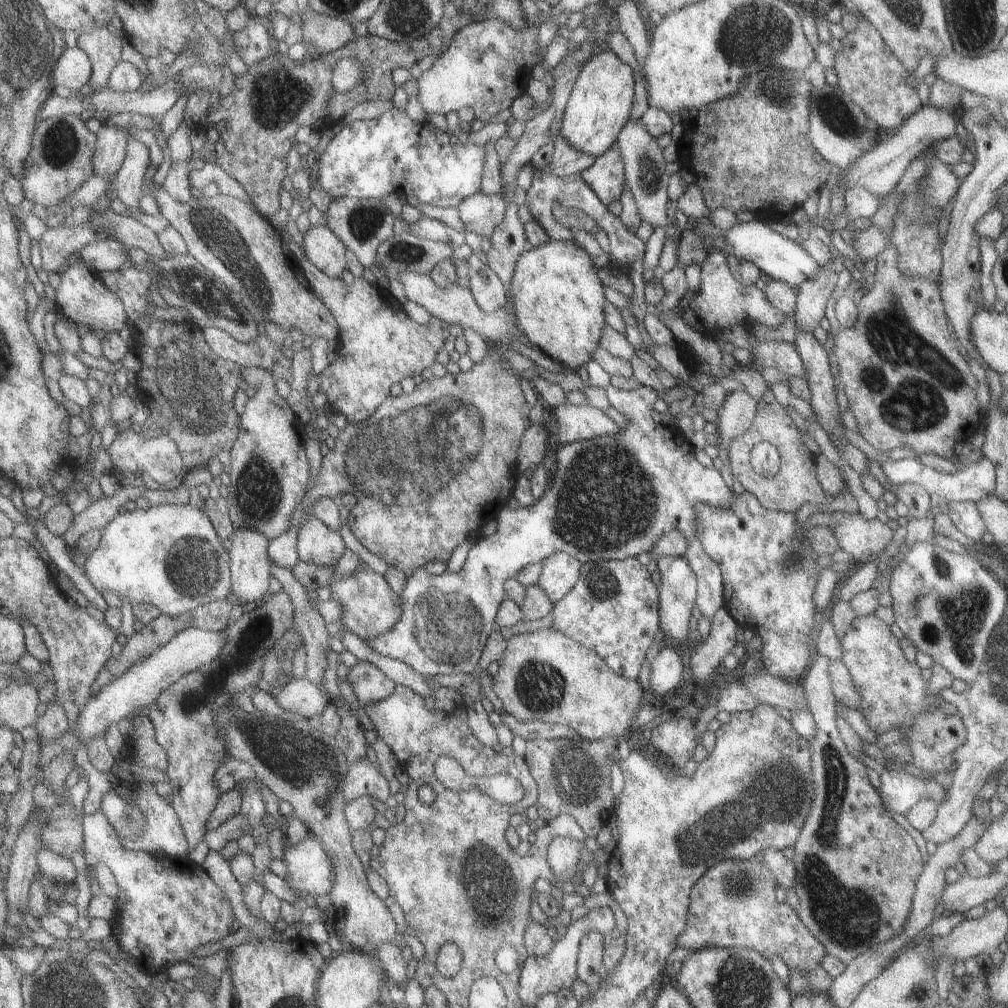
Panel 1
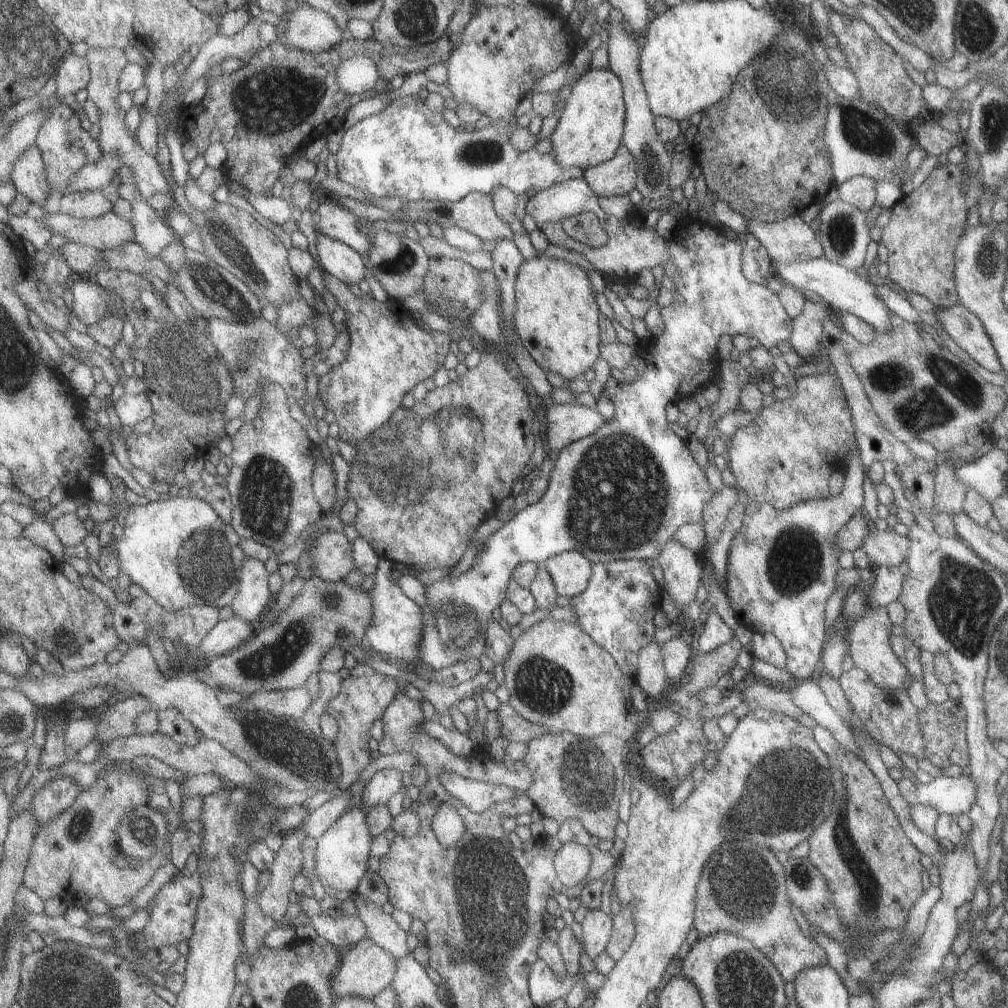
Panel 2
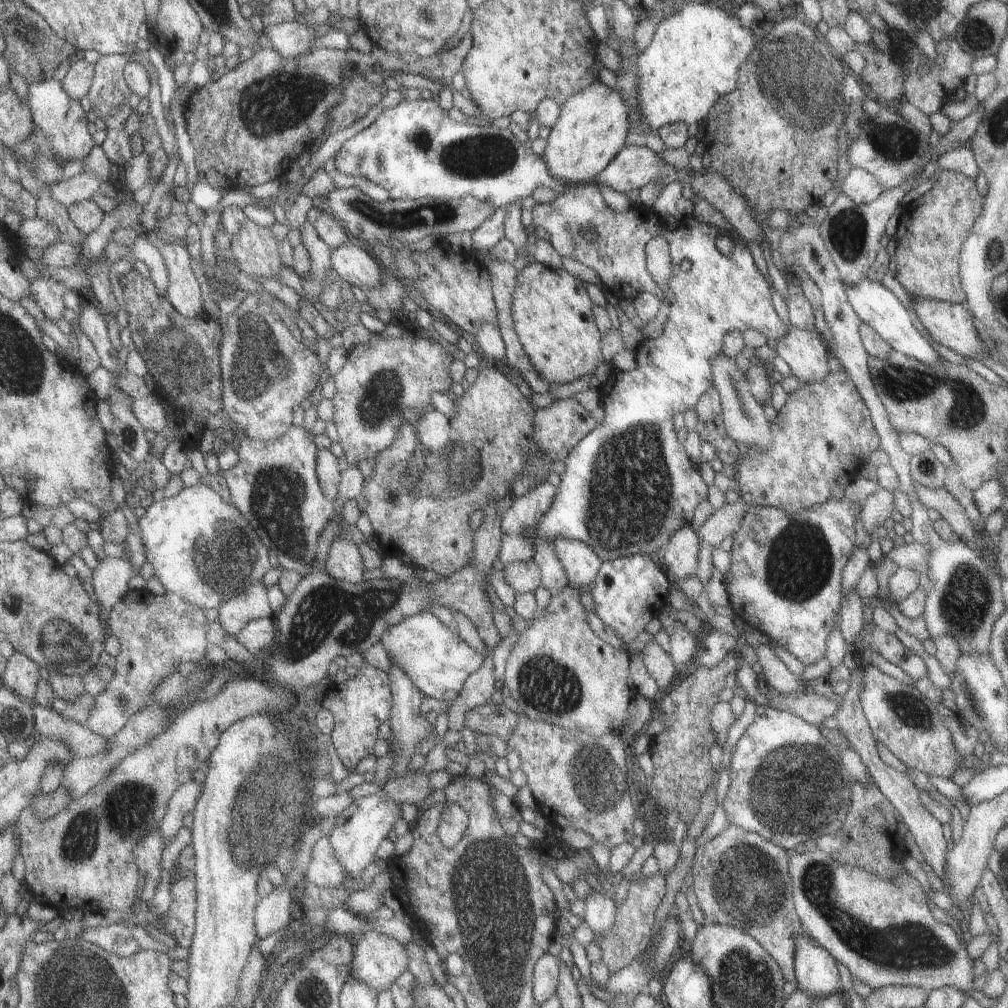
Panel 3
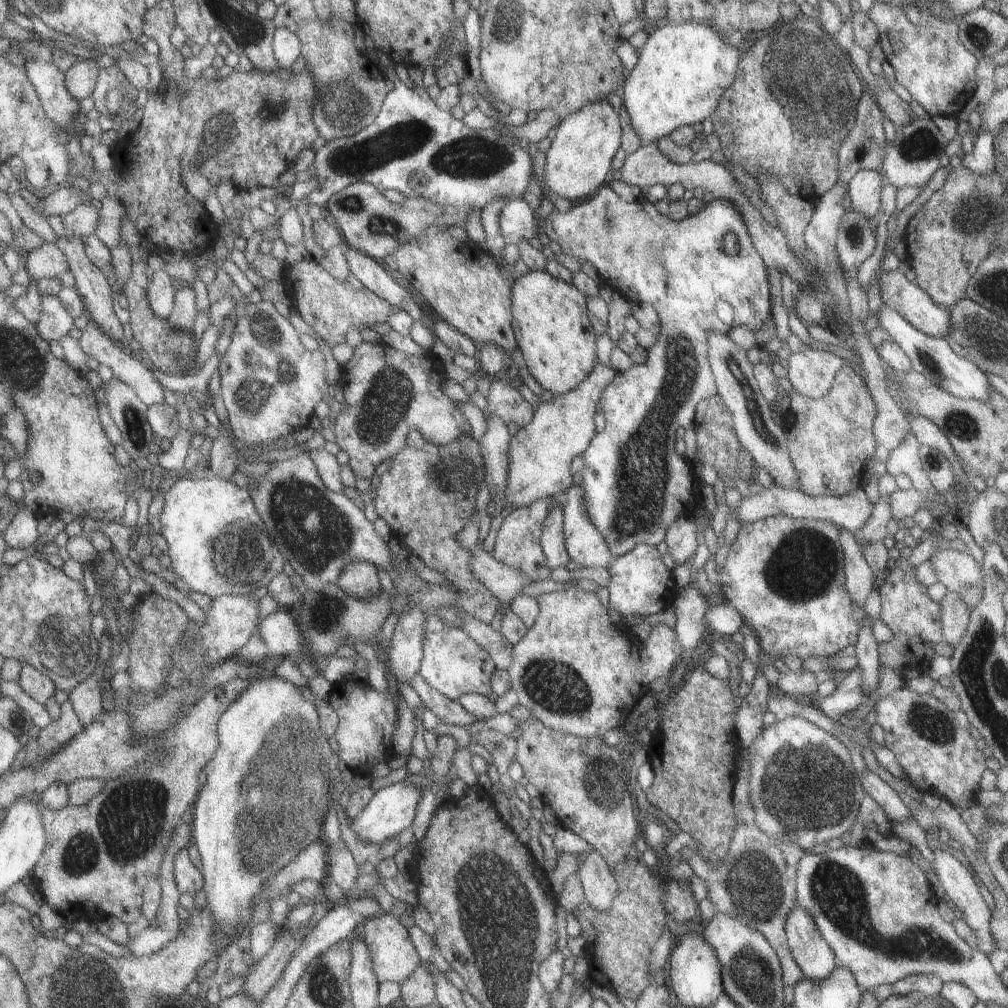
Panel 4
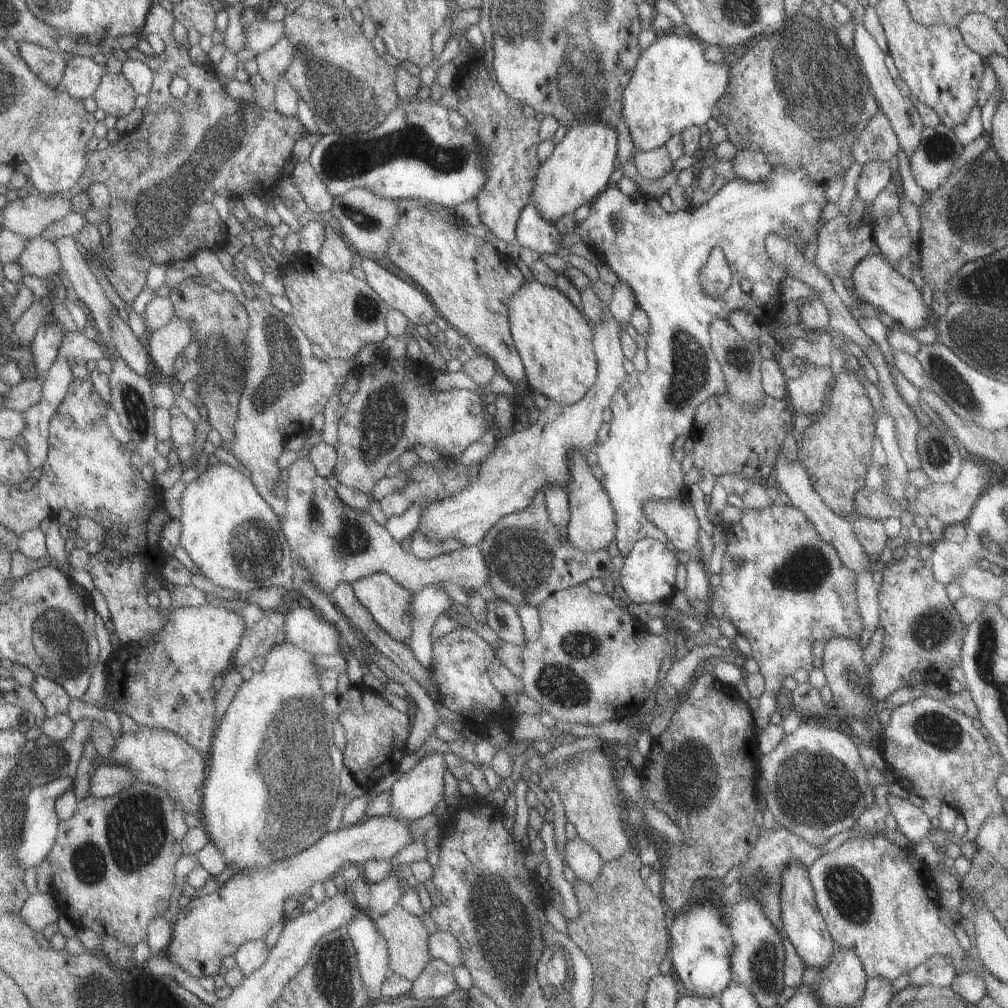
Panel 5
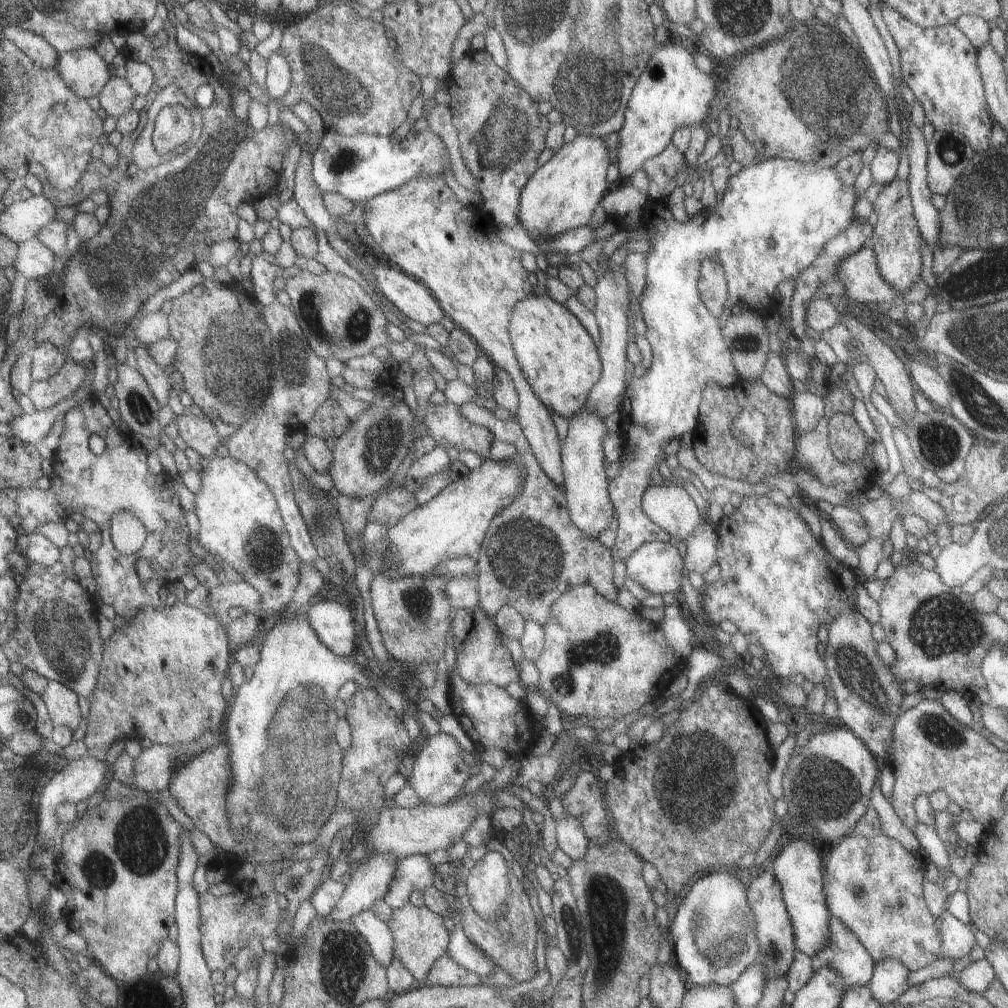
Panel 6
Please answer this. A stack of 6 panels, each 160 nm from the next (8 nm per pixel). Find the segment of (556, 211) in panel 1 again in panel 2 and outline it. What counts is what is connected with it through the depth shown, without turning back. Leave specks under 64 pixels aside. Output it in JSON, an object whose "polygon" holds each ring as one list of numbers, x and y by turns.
{"polygon":[[579,213,568,216,560,222,565,234,590,247,600,247,605,244,606,232,601,226,600,220,593,213]]}

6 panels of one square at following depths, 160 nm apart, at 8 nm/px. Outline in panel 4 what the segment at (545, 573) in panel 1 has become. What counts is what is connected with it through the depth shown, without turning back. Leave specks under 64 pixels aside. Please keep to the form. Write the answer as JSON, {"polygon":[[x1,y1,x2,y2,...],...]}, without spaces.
{"polygon":[[572,484,562,497,562,533,564,536,564,547,568,558,576,562,579,568,605,567,610,560,610,550,606,545,605,539,598,533,595,525,590,523,584,511,582,501,582,492,577,484]]}

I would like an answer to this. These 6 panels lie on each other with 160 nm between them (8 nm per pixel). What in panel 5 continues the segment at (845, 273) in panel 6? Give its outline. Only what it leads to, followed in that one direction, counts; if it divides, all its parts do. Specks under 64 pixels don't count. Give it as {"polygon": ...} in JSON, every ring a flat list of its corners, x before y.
{"polygon":[[881,254,865,255,850,272,853,297,866,304,871,304,881,313,889,315,898,326,905,329,924,328,932,324,932,311,925,307,921,295,913,283,902,278]]}

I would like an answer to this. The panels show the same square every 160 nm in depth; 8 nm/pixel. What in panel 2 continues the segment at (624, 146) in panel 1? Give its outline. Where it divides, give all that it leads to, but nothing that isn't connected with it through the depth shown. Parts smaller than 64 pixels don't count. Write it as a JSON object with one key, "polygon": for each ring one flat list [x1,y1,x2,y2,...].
{"polygon":[[618,22,607,23,607,29,608,36,605,40,605,48,607,48,608,69,620,80,625,109,621,144,636,159,636,183,634,187,639,191,646,204,652,206,652,201,661,198,661,196,669,195,671,190,668,186,671,153,668,147,659,140,654,129,654,117,650,113,644,86,640,79,640,48,635,37,627,34]]}

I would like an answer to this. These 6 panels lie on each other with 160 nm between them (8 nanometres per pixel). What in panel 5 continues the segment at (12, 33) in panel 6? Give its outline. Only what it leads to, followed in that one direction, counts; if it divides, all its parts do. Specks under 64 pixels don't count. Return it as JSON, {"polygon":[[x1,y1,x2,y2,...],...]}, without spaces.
{"polygon":[[30,42,20,43,18,52,39,78,50,87,61,89,68,62,60,52]]}

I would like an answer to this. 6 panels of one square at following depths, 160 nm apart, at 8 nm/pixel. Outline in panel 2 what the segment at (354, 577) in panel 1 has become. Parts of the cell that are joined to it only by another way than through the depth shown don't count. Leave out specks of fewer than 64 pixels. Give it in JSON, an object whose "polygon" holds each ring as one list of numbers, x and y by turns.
{"polygon":[[382,560,374,574,374,586,369,591,374,602,373,622,367,629,366,640,371,650,386,656,387,662,395,663,399,669,415,674,411,669,418,663,425,665,420,660,425,630,424,610,404,593,399,582,393,582,391,572,395,569,394,566,392,560]]}

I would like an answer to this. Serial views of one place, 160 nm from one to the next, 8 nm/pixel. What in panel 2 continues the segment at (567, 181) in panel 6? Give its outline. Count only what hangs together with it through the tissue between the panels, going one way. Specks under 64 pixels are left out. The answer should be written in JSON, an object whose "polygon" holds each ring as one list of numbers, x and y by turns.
{"polygon":[[608,68,587,69,573,84,557,124,549,136,557,166,588,169,609,160,622,140,624,102,620,80]]}

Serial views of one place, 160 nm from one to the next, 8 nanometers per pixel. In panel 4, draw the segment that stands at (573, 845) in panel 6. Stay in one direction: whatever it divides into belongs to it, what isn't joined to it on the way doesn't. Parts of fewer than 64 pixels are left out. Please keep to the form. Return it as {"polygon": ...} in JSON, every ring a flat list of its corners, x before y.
{"polygon":[[591,850,576,856,577,875,584,894,584,904,595,910,604,911,609,908,617,885,606,862,600,854]]}

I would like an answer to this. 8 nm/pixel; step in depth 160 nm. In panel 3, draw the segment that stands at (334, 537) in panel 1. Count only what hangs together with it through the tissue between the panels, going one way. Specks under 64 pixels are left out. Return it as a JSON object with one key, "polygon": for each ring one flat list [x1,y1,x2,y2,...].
{"polygon":[[337,536,329,549,323,570,339,580,355,584,365,581,365,564,357,546,347,536]]}

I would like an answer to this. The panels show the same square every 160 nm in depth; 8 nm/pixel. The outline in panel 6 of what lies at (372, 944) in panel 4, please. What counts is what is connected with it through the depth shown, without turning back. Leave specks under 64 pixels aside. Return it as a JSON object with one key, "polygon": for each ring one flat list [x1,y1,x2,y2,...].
{"polygon":[[410,903,405,907,395,909,393,916,386,923,394,936,395,958,401,960,401,964,413,974,418,985,422,985,449,947,450,933,445,926,443,916,431,912,429,908]]}

